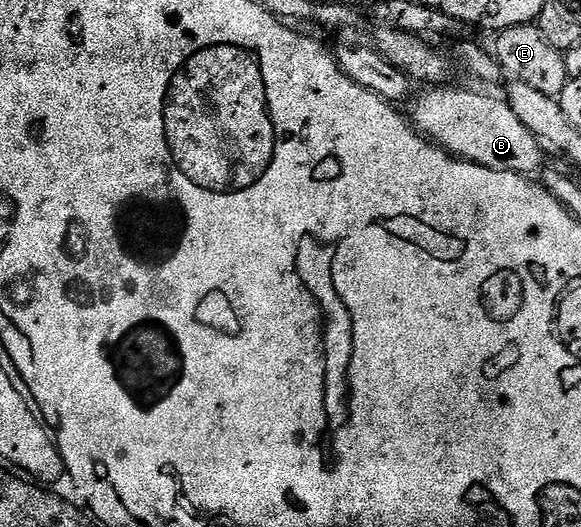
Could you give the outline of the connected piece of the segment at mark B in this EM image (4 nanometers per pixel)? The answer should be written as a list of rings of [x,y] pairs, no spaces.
[[[432,85],[420,96],[415,96],[416,104],[412,107],[410,119],[424,138],[432,140],[437,147],[449,151],[456,158],[477,163],[486,169],[531,176],[536,173],[532,171],[539,172],[545,166],[545,148],[540,146],[534,133],[518,121],[508,102],[483,95],[480,91],[463,91],[460,87],[448,86]]]

